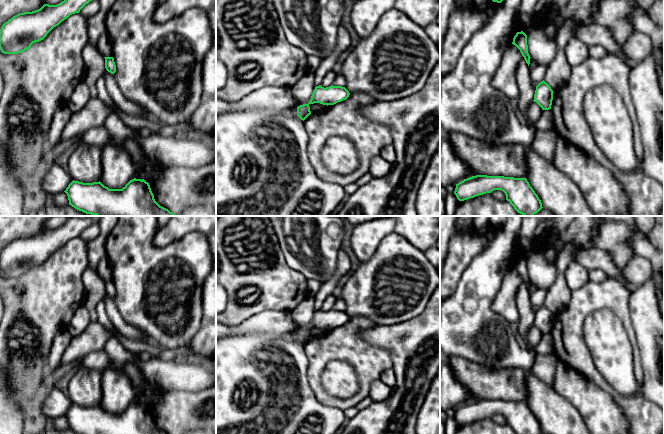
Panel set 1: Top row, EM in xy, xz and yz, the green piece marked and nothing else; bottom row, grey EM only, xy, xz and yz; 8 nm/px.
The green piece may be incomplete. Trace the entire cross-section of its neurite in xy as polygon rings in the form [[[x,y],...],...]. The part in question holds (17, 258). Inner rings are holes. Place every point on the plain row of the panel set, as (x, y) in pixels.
[[[69,216],[67,222],[57,229],[44,228],[32,236],[19,237],[5,246],[0,253],[0,274],[4,278],[18,278],[29,273],[70,239],[92,224],[98,224],[101,216],[77,219]]]

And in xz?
[[[321,309],[316,310],[309,327],[297,331],[297,340],[304,345],[311,338],[309,331],[310,328],[320,327],[327,330],[334,329],[338,326],[346,324],[349,319],[349,315],[342,310],[331,309],[326,312]]]

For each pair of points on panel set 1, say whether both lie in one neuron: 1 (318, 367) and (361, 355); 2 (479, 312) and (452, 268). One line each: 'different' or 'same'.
1: same
2: different

